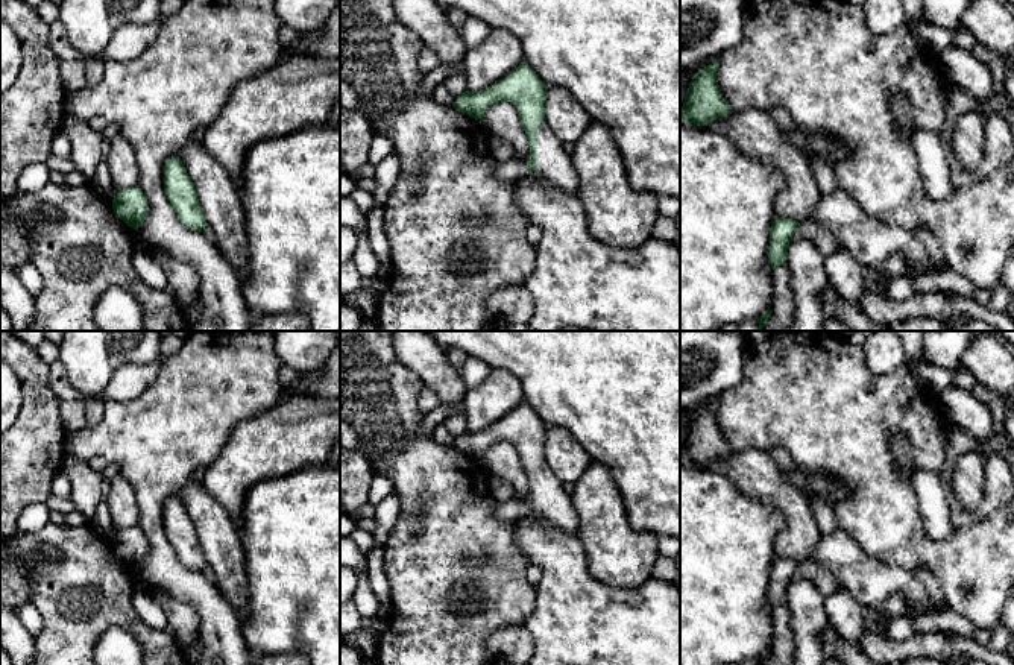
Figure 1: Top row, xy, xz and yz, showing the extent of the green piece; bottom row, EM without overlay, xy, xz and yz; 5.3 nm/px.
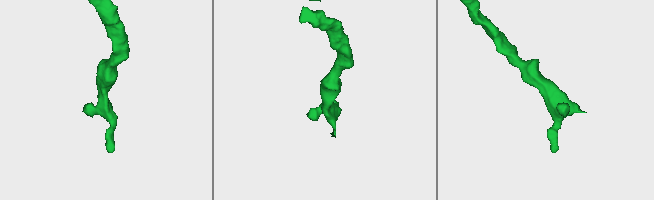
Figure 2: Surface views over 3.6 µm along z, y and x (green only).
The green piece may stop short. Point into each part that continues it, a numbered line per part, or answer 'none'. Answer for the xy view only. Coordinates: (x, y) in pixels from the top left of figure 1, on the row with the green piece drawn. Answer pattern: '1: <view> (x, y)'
none

